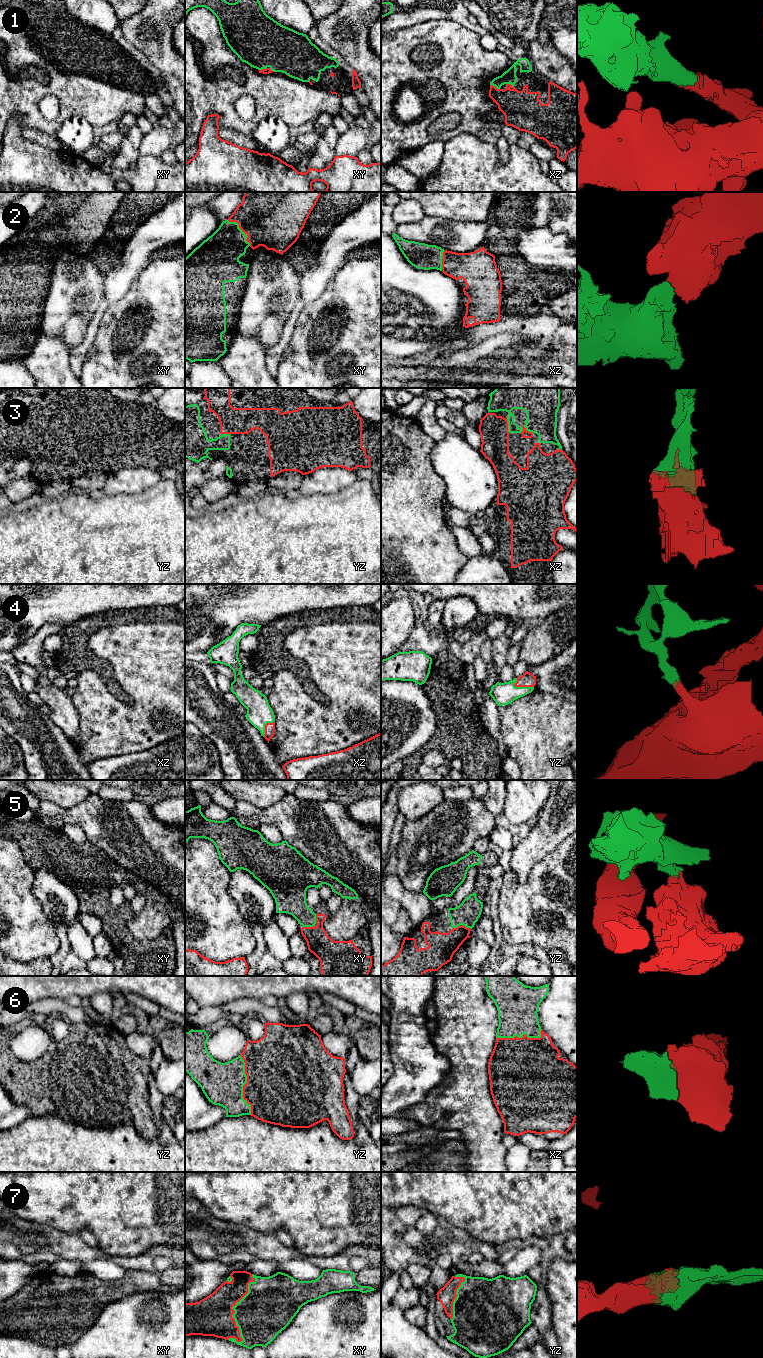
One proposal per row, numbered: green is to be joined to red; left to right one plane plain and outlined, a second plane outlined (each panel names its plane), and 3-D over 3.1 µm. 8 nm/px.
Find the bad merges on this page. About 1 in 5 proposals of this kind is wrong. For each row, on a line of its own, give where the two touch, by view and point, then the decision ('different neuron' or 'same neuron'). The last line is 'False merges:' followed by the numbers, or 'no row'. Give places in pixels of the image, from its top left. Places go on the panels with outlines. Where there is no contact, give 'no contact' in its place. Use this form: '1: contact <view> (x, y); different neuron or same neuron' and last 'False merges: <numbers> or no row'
1: contact xz (494, 86); same neuron
2: contact xy (240, 228); same neuron
3: contact xz (526, 430); different neuron
4: contact yz (523, 686); same neuron
5: contact yz (462, 925); same neuron
6: contact yz (244, 1085); same neuron
7: contact xy (234, 1312); same neuron
False merges: 3

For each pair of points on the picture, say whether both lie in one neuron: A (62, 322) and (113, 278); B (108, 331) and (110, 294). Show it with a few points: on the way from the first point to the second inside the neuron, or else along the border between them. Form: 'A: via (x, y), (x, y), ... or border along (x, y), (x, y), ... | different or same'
A: border along (105, 273), (103, 301) | different
B: border along (128, 290), (120, 299), (108, 305) | different

